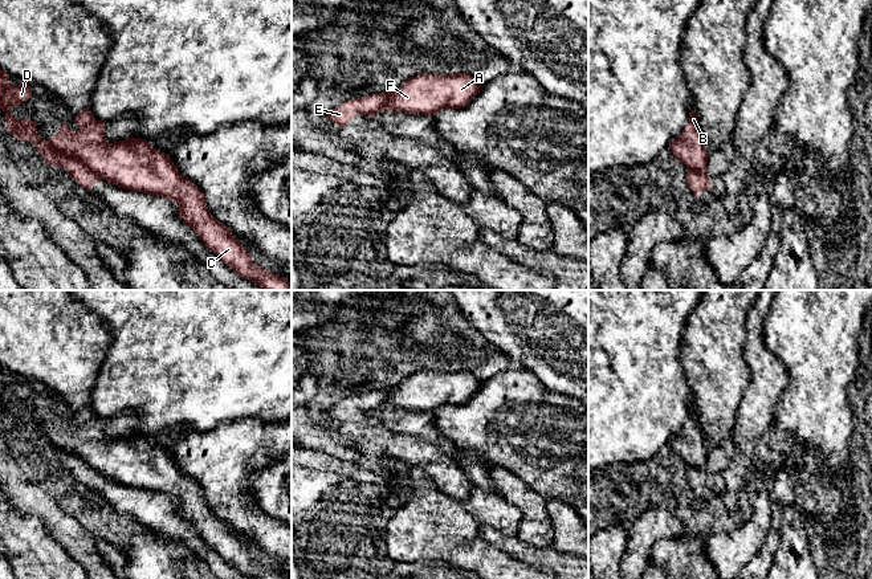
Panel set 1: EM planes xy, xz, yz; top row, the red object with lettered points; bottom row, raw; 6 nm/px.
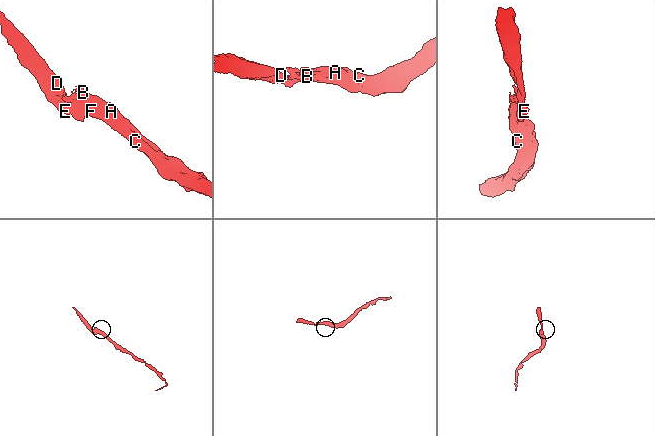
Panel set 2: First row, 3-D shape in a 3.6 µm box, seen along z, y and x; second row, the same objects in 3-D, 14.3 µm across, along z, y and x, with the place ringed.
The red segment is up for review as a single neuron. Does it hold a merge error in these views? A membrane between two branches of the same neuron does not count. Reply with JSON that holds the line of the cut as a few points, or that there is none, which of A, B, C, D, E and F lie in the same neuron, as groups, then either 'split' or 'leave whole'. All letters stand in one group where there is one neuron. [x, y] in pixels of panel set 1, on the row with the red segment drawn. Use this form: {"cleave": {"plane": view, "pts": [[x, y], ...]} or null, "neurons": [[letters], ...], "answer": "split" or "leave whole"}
{"cleave": {"plane": "xy", "pts": [[47, 141], [57, 151], [76, 157], [100, 178]]}, "neurons": [["A", "B", "C", "F"], ["D", "E"]], "answer": "split"}

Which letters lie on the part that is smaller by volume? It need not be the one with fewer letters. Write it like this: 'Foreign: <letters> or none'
Foreign: D, E

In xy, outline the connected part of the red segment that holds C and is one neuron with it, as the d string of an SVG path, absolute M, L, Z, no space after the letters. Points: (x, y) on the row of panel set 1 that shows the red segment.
M90 109L80 111L74 122L81 126L77 131L64 123L48 140L57 152L77 158L110 184L176 201L179 216L240 277L250 280L262 290L292 290L292 282L286 278L253 264L232 231L211 215L200 188L179 174L168 155L140 138L109 143L105 122L95 121Z

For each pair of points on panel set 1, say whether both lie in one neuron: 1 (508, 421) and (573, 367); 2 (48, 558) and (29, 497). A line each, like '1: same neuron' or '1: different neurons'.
1: different neurons
2: different neurons

